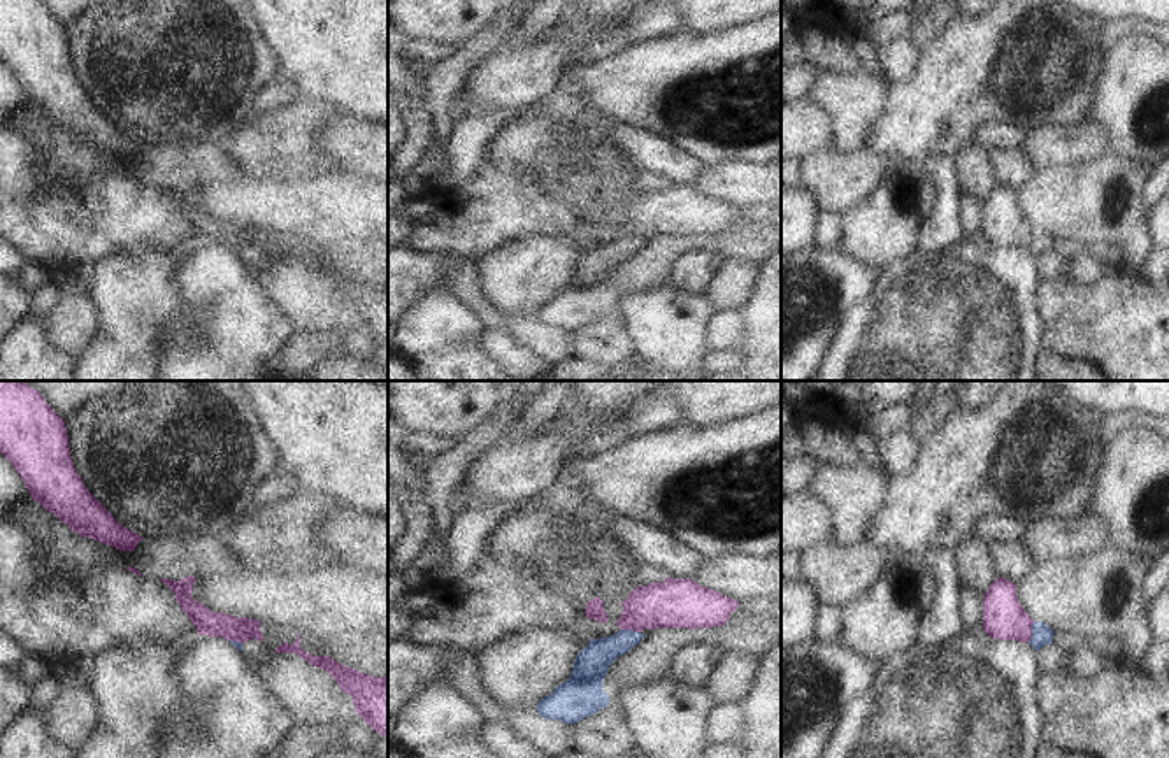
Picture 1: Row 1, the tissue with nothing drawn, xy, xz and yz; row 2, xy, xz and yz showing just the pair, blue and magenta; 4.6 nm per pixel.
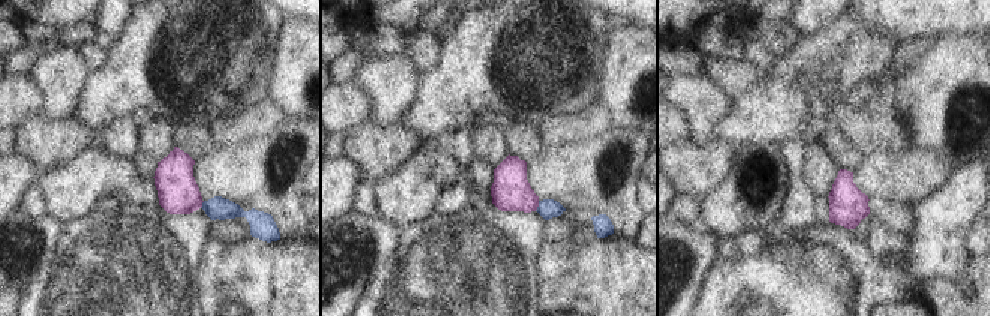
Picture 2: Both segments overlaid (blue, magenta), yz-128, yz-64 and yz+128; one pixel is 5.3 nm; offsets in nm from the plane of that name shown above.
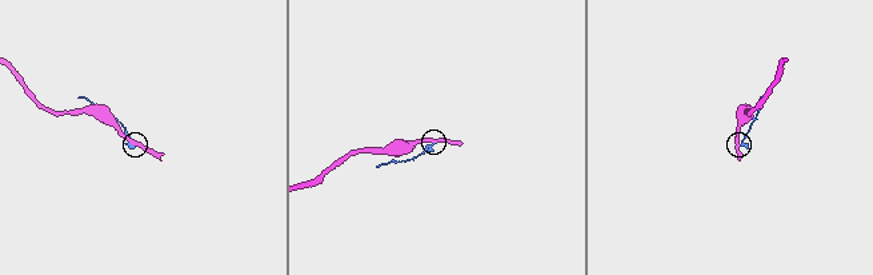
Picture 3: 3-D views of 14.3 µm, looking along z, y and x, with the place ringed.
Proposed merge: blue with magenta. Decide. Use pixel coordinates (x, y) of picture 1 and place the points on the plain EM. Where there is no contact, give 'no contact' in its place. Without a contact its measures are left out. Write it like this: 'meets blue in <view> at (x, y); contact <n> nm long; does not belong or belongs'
meets blue in yz at (1032, 239); contact 100 nm long; does not belong

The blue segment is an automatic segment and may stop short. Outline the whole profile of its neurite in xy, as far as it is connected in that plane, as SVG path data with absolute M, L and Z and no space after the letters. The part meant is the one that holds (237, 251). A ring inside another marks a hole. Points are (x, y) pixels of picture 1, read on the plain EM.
M230 247L239 258L244 260L244 263L251 268L251 270L260 270L267 265L270 265L274 261L274 258L270 258L265 249L262 247L247 247L247 249L235 249Z

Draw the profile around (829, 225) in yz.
M820 211L818 230L813 240L814 247L825 247L828 251L841 249L841 216Z

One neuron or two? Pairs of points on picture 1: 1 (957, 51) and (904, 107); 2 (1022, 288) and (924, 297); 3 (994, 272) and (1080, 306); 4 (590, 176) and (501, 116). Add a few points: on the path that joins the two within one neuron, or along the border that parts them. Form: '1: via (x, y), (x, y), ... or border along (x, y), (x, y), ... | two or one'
1: via (946, 65), (918, 93) | one
2: via (997, 288), (985, 297), (948, 297) | one
3: border along (1039, 281), (1038, 313), (1045, 330) | two
4: border along (518, 114), (495, 134), (487, 153) | two

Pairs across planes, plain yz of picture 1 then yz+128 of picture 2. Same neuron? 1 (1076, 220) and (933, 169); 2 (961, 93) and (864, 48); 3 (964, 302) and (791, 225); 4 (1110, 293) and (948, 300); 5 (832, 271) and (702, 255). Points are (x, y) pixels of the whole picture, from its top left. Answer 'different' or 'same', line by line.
1: same
2: same
3: different
4: same
5: same

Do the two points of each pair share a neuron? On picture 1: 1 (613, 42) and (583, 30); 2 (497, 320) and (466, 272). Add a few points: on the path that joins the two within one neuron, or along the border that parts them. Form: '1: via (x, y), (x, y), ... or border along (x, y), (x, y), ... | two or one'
1: border along (627, 18), (613, 30), (592, 37), (571, 60) | two
2: via (485, 309), (469, 293), (466, 285) | one

